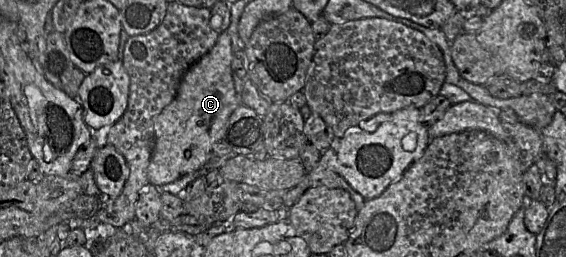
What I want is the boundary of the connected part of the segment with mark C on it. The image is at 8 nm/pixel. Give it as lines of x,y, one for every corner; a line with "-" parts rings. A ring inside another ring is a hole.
224,31
210,51
184,73
174,99
155,119
154,148
147,168
149,184
162,187
197,171
213,145
222,140
229,117
239,105
231,63
231,40

